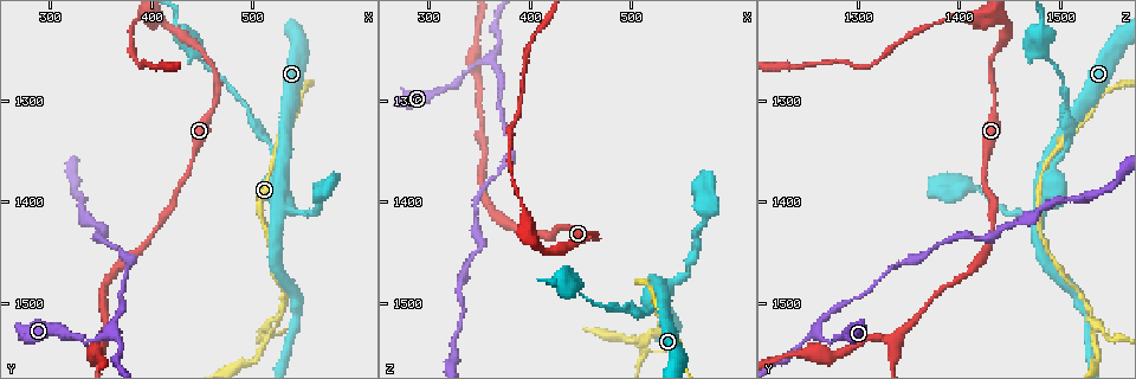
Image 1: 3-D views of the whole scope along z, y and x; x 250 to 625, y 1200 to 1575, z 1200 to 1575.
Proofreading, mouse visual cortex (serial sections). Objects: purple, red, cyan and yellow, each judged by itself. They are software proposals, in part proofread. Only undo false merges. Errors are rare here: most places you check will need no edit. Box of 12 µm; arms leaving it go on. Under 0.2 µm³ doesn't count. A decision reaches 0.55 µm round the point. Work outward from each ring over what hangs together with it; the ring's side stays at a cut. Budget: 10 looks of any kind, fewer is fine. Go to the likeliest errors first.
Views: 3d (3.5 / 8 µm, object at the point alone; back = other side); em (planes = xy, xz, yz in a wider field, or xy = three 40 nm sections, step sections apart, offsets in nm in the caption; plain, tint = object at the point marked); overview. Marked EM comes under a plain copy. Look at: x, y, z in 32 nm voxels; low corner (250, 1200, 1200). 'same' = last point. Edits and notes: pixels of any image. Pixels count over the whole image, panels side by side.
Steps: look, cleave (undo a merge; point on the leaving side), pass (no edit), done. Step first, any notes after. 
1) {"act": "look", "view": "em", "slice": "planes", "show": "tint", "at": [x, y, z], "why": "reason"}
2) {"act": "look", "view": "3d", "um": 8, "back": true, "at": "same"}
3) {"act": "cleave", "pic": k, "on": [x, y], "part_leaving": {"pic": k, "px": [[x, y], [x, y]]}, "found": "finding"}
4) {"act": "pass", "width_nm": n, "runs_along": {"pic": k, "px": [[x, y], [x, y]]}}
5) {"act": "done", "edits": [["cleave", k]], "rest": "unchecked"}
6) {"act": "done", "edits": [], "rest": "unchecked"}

{"act": "look", "view": "3d", "um": 3.5, "at": [514, 1526, 1534], "why": "side arm on a straight run"}

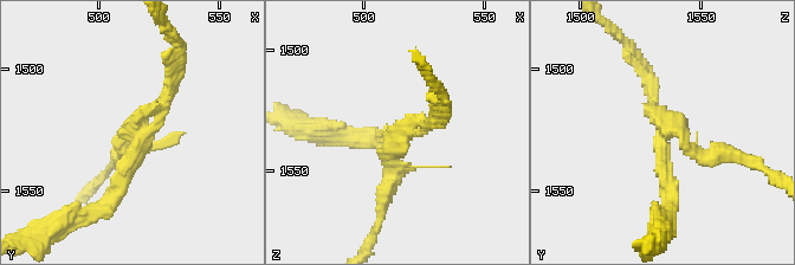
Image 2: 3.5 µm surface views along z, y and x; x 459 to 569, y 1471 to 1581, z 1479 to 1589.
{"act": "look", "view": "em", "slice": "xy", "step": 5, "show": "tint", "at": [517, 1524, 1536]}

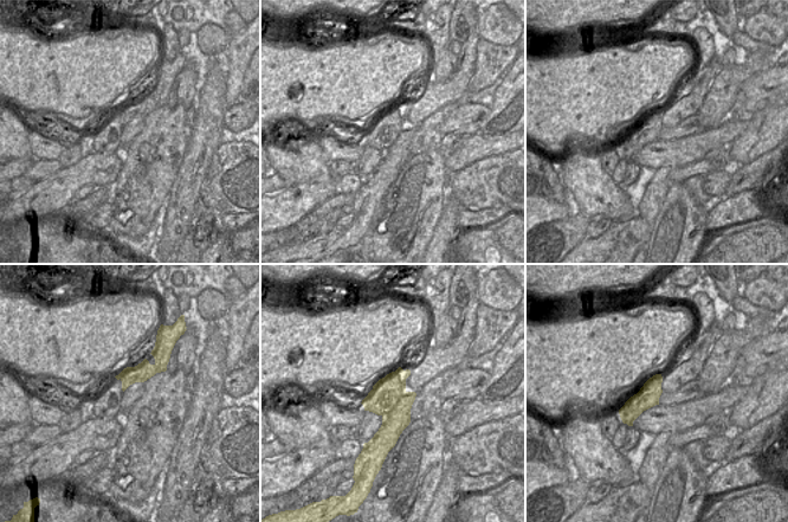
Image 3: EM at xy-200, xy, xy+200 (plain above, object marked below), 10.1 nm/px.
{"act": "cleave", "pic": 2, "on": [175, 136], "border": {"pic": 3, "px": [[406, 392], [396, 405], [382, 416]]}, "found": "a second cell is stuck on"}

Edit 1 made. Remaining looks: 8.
{"act": "look", "view": "overview"}

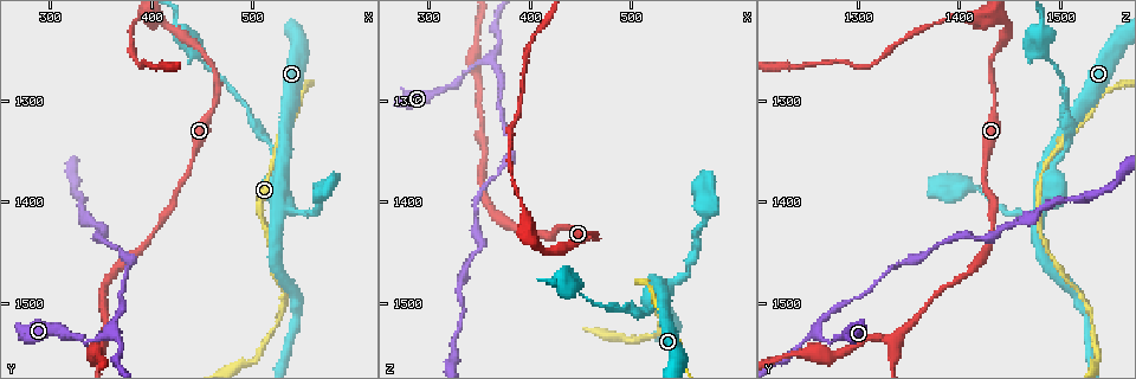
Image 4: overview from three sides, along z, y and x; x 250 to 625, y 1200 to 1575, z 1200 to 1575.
{"act": "look", "view": "3d", "um": 8, "at": [352, 1530, 1264], "why": "branch point"}

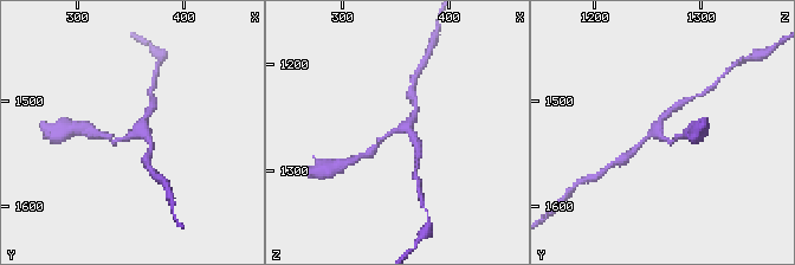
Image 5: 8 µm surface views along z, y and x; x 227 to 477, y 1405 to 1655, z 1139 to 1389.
{"act": "look", "view": "3d", "um": 3.5, "at": [354, 1530, 1260], "why": "closer look"}

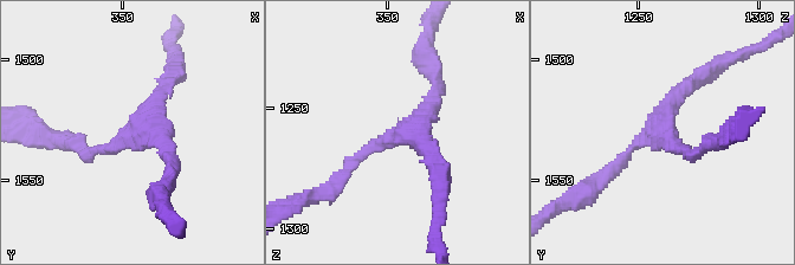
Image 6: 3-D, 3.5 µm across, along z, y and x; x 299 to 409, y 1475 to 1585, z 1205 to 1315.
{"act": "look", "view": "em", "slice": "planes", "show": "tint", "at": [352, 1529, 1261], "arms": 3, "arm_widths_nm": [150, 150, 150]}

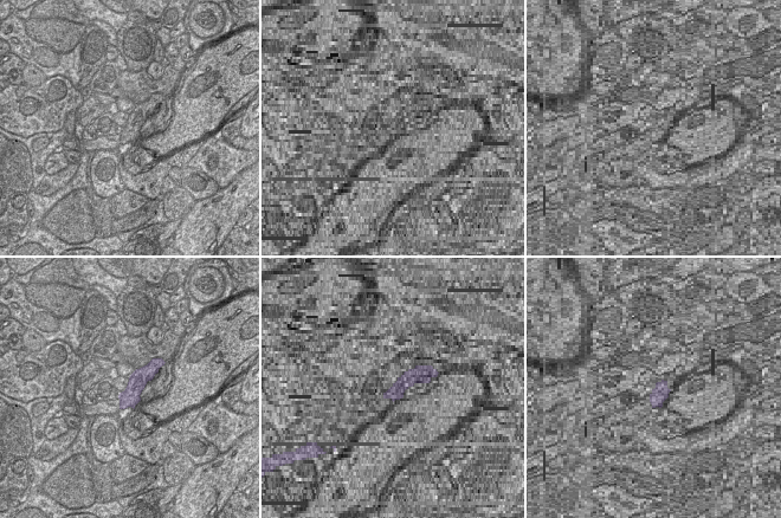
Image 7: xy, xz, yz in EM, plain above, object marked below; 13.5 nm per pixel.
{"act": "pass", "runs_along": {"pic": 6, "px": [[71, 144], [111, 148], [169, 76]]}, "found": "one cell here"}

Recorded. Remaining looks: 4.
{"act": "look", "view": "3d", "um": 3.5, "at": [532, 1364, 1488], "why": "two arms at a narrow angle"}

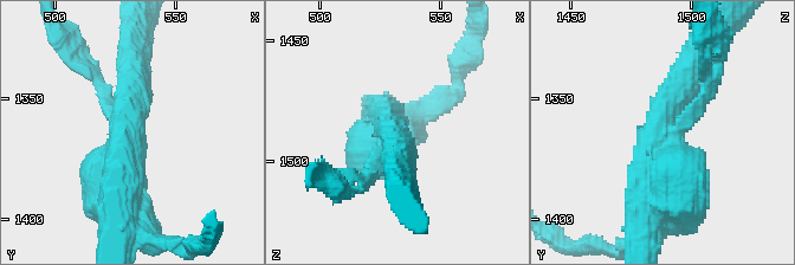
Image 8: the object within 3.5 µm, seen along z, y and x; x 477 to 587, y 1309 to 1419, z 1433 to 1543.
{"act": "look", "view": "em", "slice": "xy", "step": 1, "show": "tint", "at": [530, 1364, 1489], "why": "shape alone is not enough"}

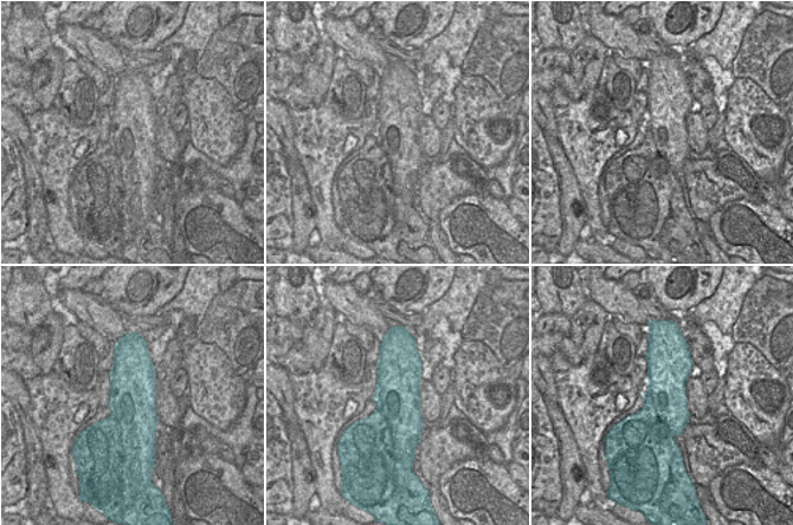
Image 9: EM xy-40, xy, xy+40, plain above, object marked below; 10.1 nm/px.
{"act": "cleave", "pic": 8, "on": [685, 169], "width_nm": 500, "part_leaving": {"pic": 8, "px": [[674, 133], [705, 92], [713, 41]]}, "found": "a second cell is stuck on"}

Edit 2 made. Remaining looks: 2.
{"act": "done", "edits": [["cleave", 2], ["cleave", 8]], "rest": "unchecked"}

